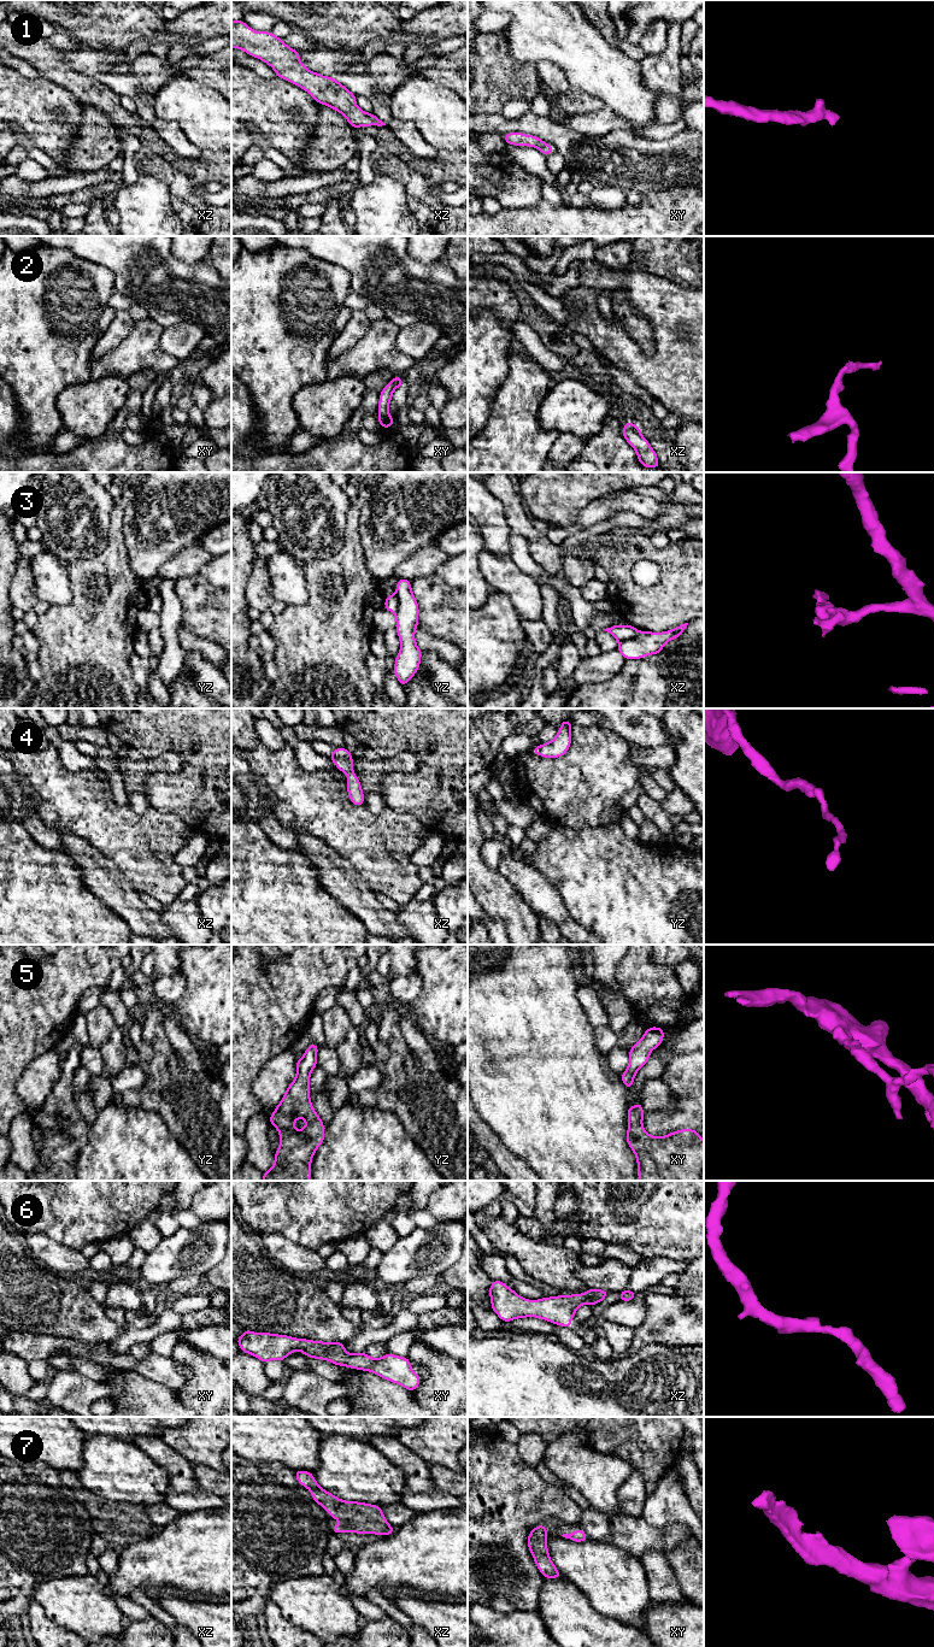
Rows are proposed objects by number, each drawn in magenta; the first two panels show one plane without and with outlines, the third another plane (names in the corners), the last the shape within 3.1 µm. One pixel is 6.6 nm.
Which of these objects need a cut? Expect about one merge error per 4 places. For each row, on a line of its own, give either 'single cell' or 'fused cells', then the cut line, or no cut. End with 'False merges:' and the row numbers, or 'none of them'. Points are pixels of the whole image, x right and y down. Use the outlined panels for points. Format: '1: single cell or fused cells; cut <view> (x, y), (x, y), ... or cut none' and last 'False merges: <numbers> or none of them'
1: single cell; cut none
2: single cell; cut none
3: fused cells; cut xz (639, 633), (633, 637), (618, 641)
4: single cell; cut none
5: single cell; cut none
6: single cell; cut none
7: single cell; cut none
False merges: 3

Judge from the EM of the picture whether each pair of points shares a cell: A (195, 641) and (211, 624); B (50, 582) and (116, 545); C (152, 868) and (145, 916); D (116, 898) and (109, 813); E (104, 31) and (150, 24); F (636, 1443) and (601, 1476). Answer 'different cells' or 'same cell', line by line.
A: different cells
B: different cells
C: different cells
D: different cells
E: same cell
F: different cells

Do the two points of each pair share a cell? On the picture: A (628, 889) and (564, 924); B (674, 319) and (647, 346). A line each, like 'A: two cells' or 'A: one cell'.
A: two cells
B: two cells

